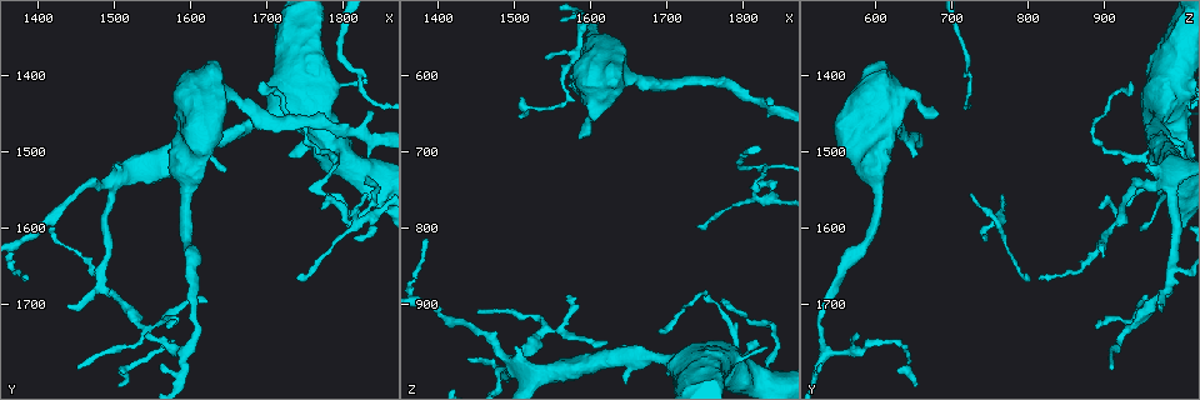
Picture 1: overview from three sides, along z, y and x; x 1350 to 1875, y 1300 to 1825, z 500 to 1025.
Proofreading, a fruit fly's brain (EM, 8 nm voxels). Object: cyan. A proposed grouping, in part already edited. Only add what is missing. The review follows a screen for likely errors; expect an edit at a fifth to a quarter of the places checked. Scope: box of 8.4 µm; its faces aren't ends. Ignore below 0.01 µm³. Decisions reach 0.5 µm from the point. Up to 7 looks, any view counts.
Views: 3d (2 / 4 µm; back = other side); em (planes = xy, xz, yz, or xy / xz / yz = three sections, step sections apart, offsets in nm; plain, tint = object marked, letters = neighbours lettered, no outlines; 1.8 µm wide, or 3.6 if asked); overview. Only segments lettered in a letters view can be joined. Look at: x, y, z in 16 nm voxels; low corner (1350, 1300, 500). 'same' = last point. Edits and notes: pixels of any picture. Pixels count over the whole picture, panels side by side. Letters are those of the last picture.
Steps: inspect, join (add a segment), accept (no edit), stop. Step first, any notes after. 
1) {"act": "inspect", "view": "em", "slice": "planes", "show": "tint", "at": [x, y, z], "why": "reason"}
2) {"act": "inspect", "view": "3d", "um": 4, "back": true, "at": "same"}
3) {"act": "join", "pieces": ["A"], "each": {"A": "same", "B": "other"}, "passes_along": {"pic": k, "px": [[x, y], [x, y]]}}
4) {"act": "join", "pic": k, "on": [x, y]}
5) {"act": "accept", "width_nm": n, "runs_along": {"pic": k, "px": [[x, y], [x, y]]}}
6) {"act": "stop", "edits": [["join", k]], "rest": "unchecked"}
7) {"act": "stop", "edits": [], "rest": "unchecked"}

{"act": "inspect", "view": "3d", "um": 2, "at": [1405, 1595, 905]}

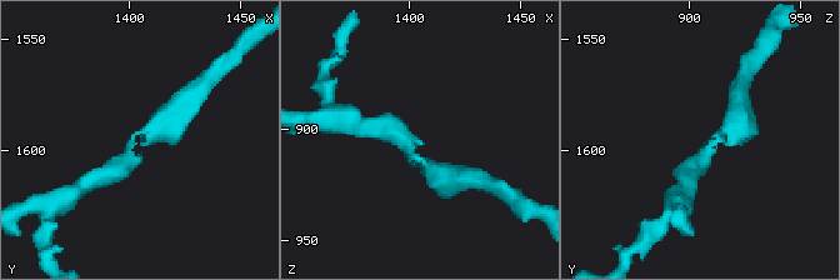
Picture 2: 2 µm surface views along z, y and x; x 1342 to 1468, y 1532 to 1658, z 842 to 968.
{"act": "inspect", "view": "em", "um": 3.6, "slice": "yz", "step": 16, "show": "tint", "at": [1403, 1599, 909]}

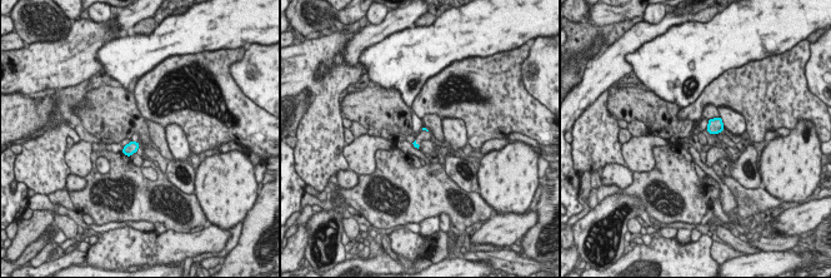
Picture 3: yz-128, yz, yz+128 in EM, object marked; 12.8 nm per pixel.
{"act": "inspect", "view": "em", "um": 3.6, "slice": "yz", "step": 16, "show": "letters", "at": "same", "why": "see the neighbours"}

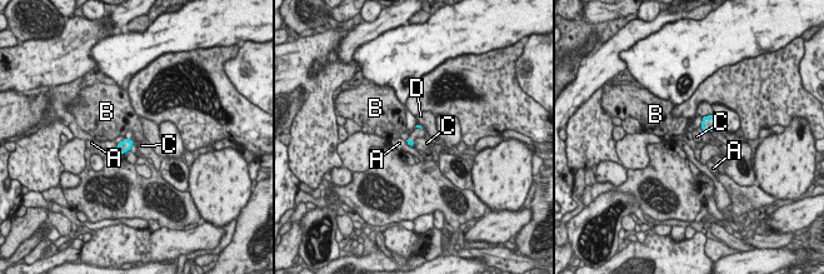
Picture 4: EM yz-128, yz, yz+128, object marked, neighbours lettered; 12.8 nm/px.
{"act": "accept", "each": {"A": "other", "B": "other", "C": "other", "D": "other"}, "border": {"pic": 4, "px": [[717, 128], [712, 130]]}, "found": "no lettered segment goes on from it"}

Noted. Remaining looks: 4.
{"act": "inspect", "view": "em", "um": 3.6, "slice": "planes", "show": "letters", "at": [1565, 1730, 890], "why": "an open end"}

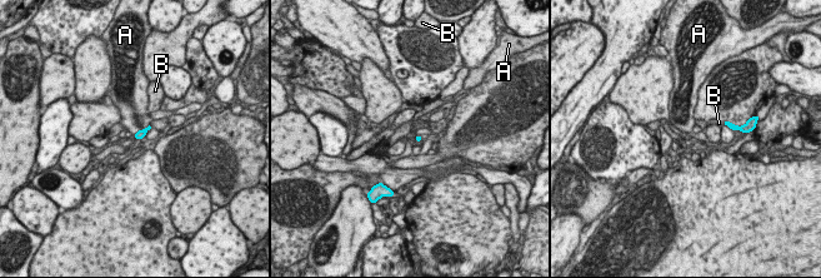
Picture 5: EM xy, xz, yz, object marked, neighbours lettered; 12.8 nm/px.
{"act": "accept", "longest_contact_nm": ["A", 260], "each": {"A": "other", "B": "other"}, "border": {"pic": 5, "px": [[149, 124], [134, 135]]}, "found": "none of them fits"}

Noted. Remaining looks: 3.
{"act": "inspect", "view": "3d", "um": 2, "back": true, "at": [1585, 1450, 680]}

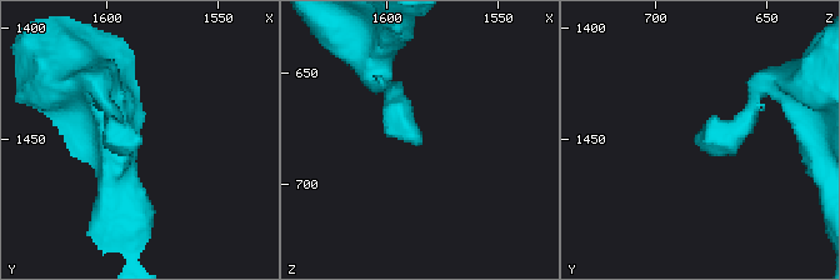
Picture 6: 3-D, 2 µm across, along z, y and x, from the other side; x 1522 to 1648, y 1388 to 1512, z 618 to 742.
{"act": "inspect", "view": "em", "um": 3.6, "slice": "planes", "show": "plain", "at": [1586, 1452, 682]}

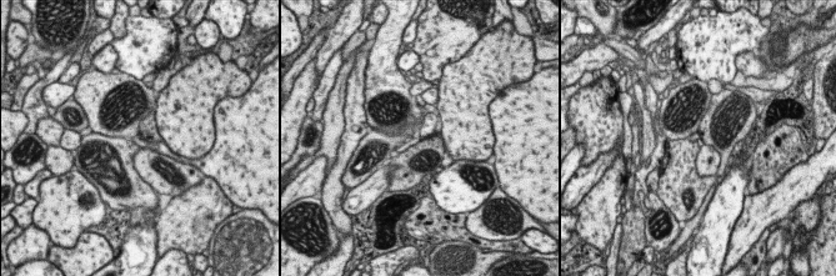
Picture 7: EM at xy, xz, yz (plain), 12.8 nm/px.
{"act": "inspect", "view": "em", "um": 3.6, "slice": "planes", "show": "letters", "at": "same"}

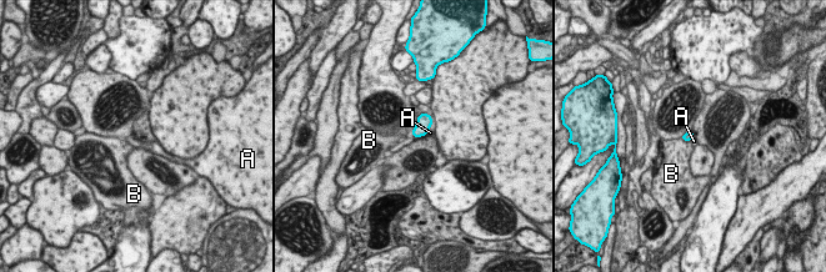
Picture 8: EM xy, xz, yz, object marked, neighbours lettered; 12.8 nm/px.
{"act": "accept", "each": {"A": "other", "B": "other"}, "border": {"pic": 8, "px": [[432, 124], [424, 135]]}, "found": "no lettered segment goes on from it"}

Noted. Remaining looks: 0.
{"act": "stop", "edits": [], "rest": "unchecked"}

